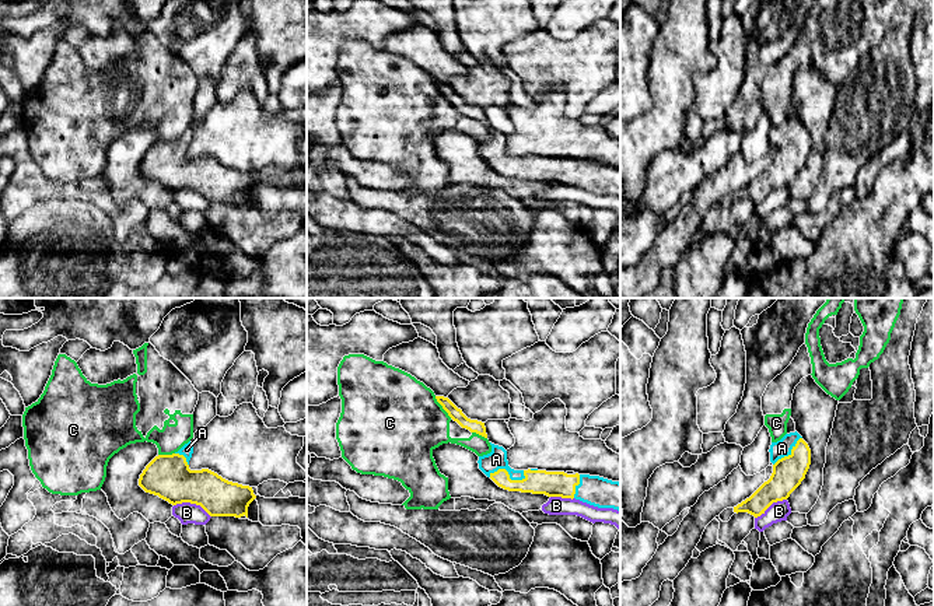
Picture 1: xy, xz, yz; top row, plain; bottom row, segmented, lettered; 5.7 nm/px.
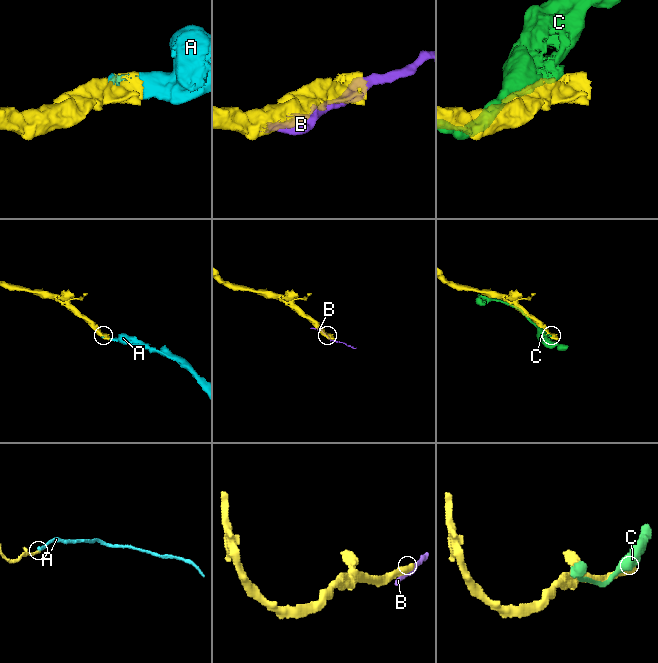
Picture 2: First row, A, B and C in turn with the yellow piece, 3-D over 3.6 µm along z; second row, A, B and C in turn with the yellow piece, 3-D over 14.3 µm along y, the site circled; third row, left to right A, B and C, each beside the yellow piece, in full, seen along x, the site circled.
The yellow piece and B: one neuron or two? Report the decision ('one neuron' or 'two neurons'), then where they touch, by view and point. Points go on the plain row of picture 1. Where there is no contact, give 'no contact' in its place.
two neurons; contact xy (192, 189)

